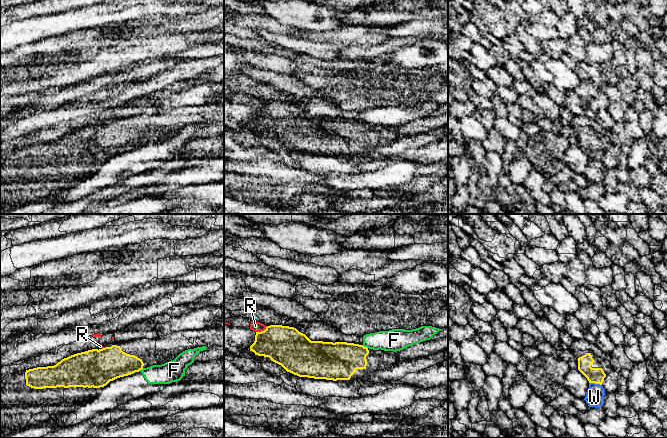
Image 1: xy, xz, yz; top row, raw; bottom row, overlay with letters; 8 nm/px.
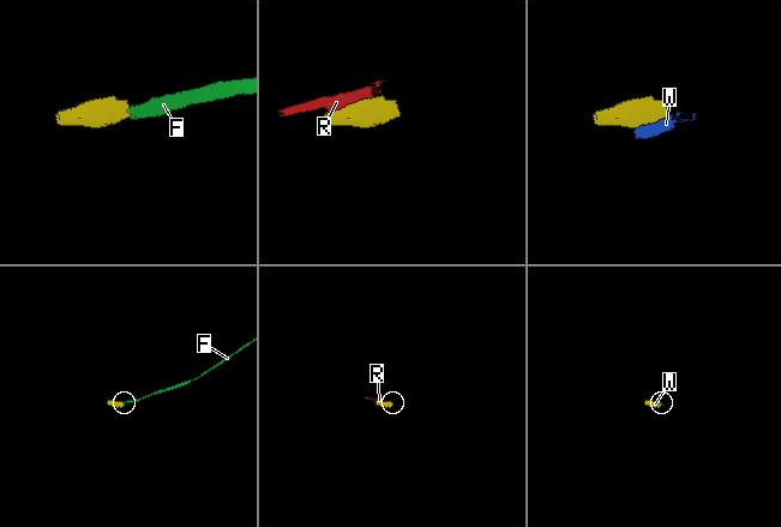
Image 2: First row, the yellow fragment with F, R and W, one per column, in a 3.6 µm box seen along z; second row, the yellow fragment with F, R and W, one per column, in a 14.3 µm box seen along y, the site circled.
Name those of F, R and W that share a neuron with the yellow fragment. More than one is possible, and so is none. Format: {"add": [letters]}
{"add": []}

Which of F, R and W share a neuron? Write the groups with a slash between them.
F / R / W

